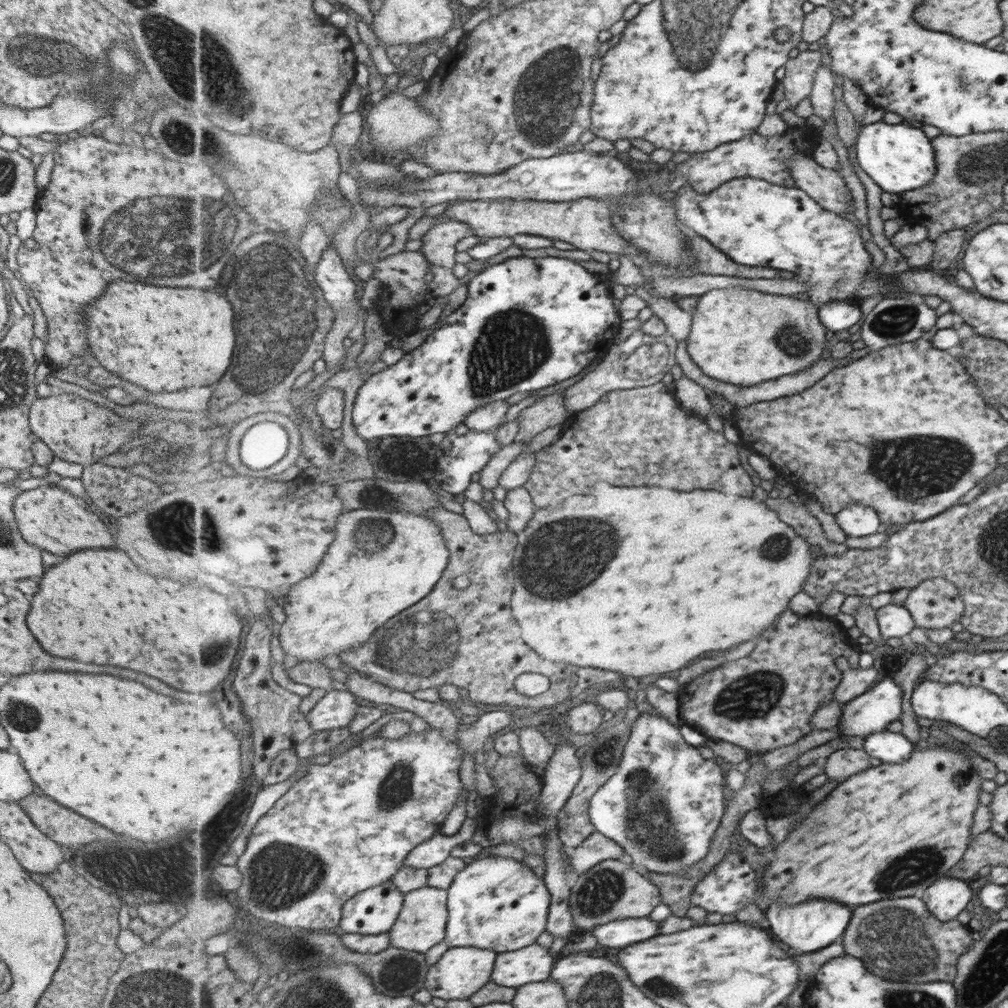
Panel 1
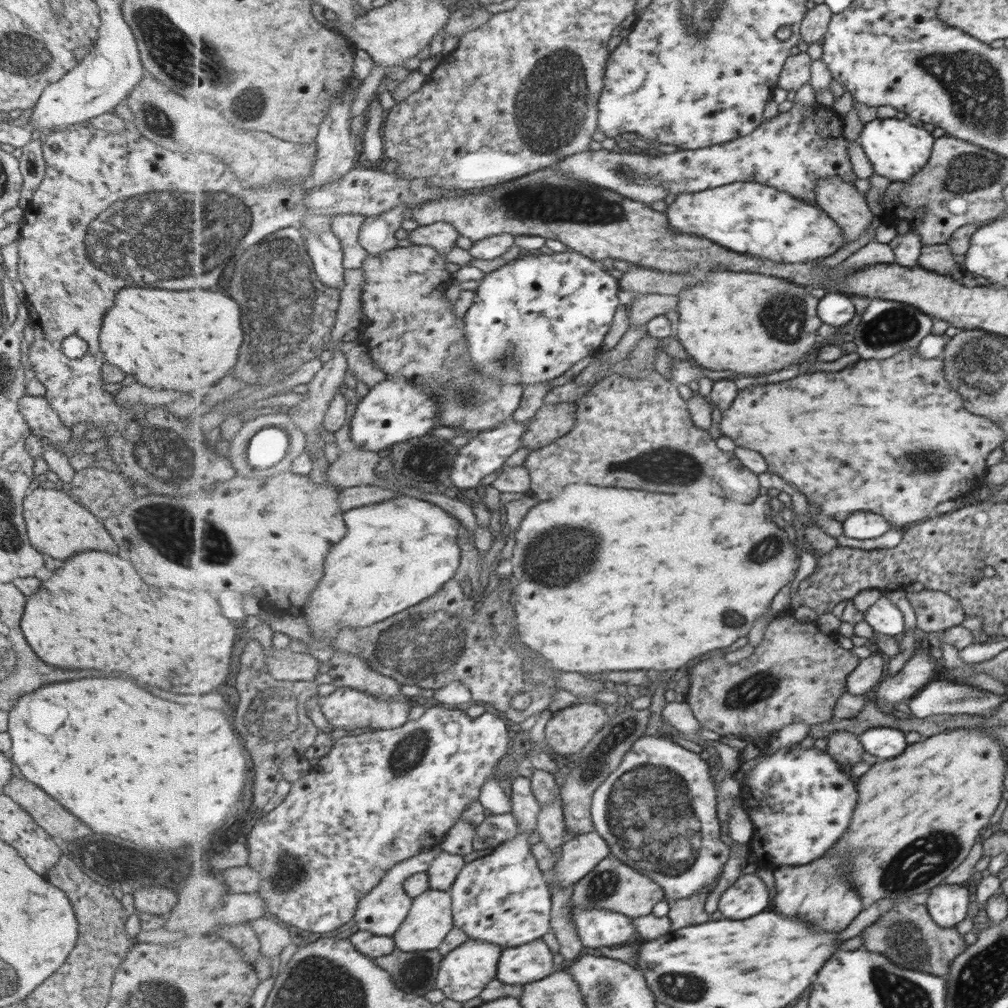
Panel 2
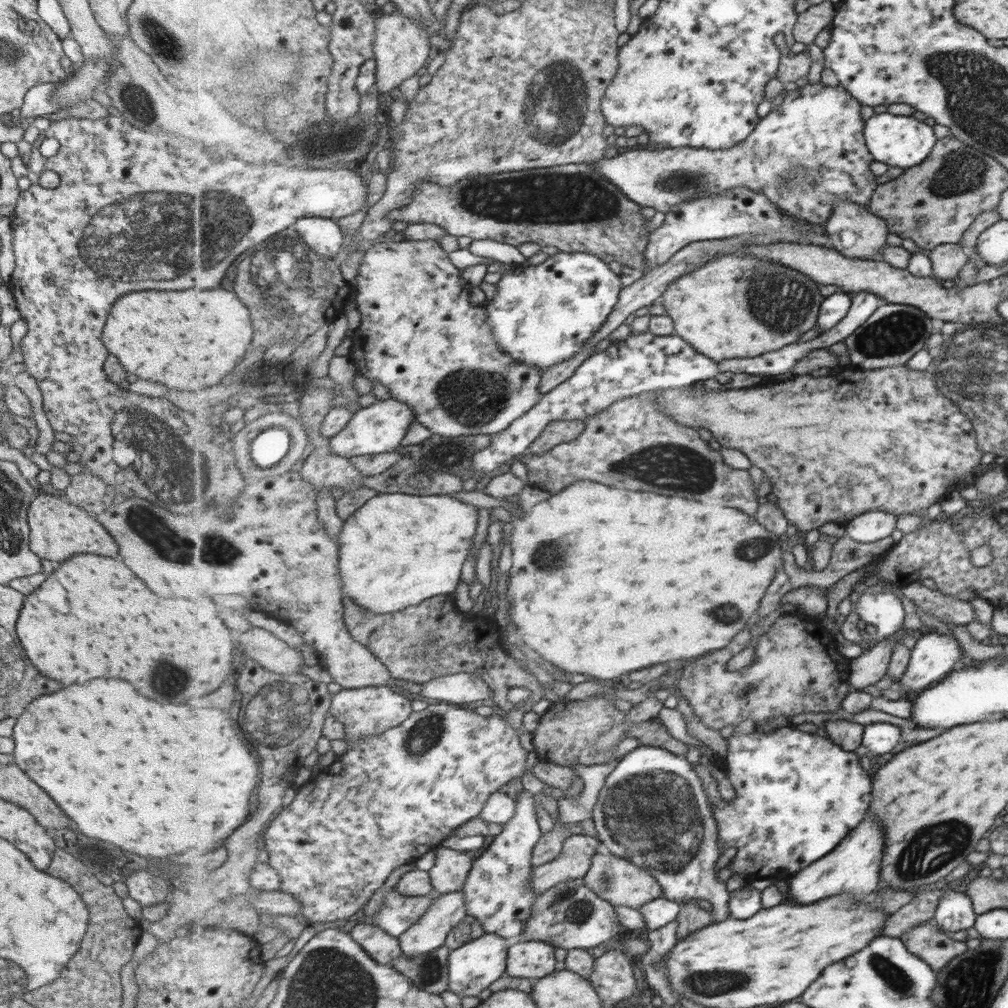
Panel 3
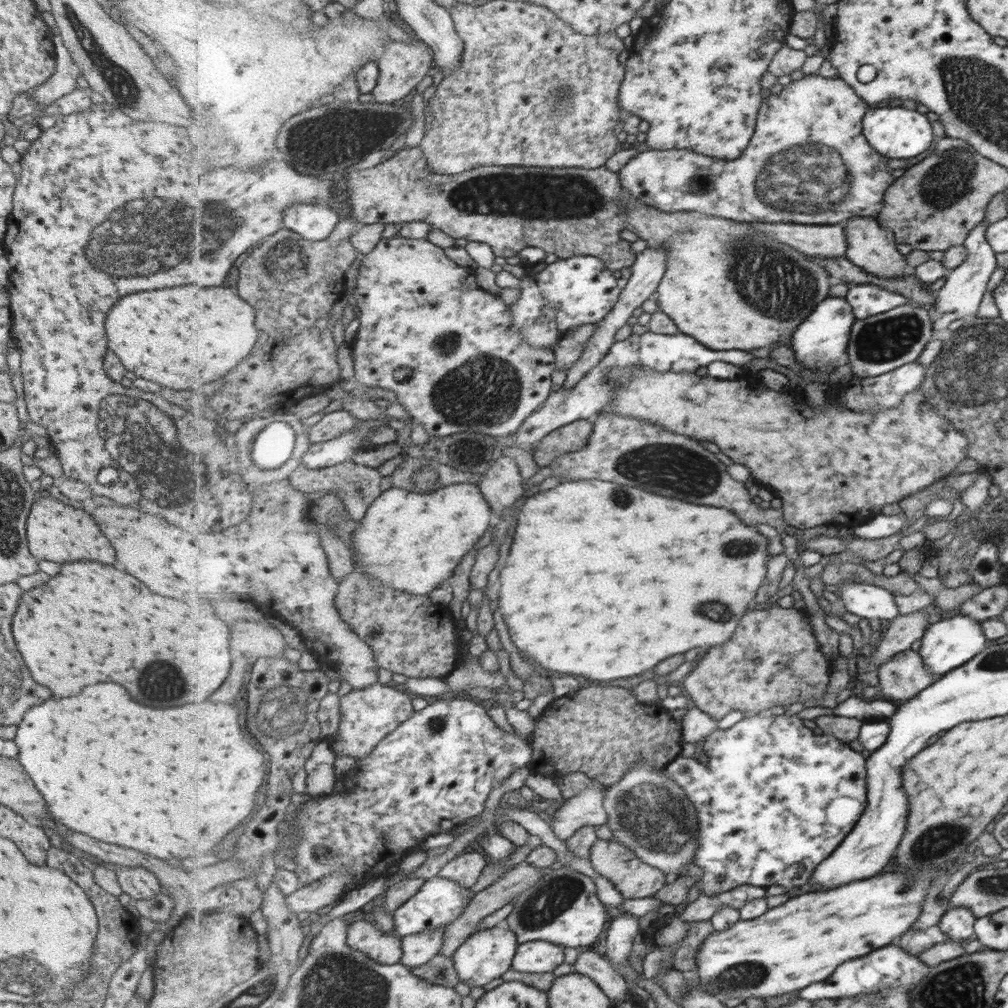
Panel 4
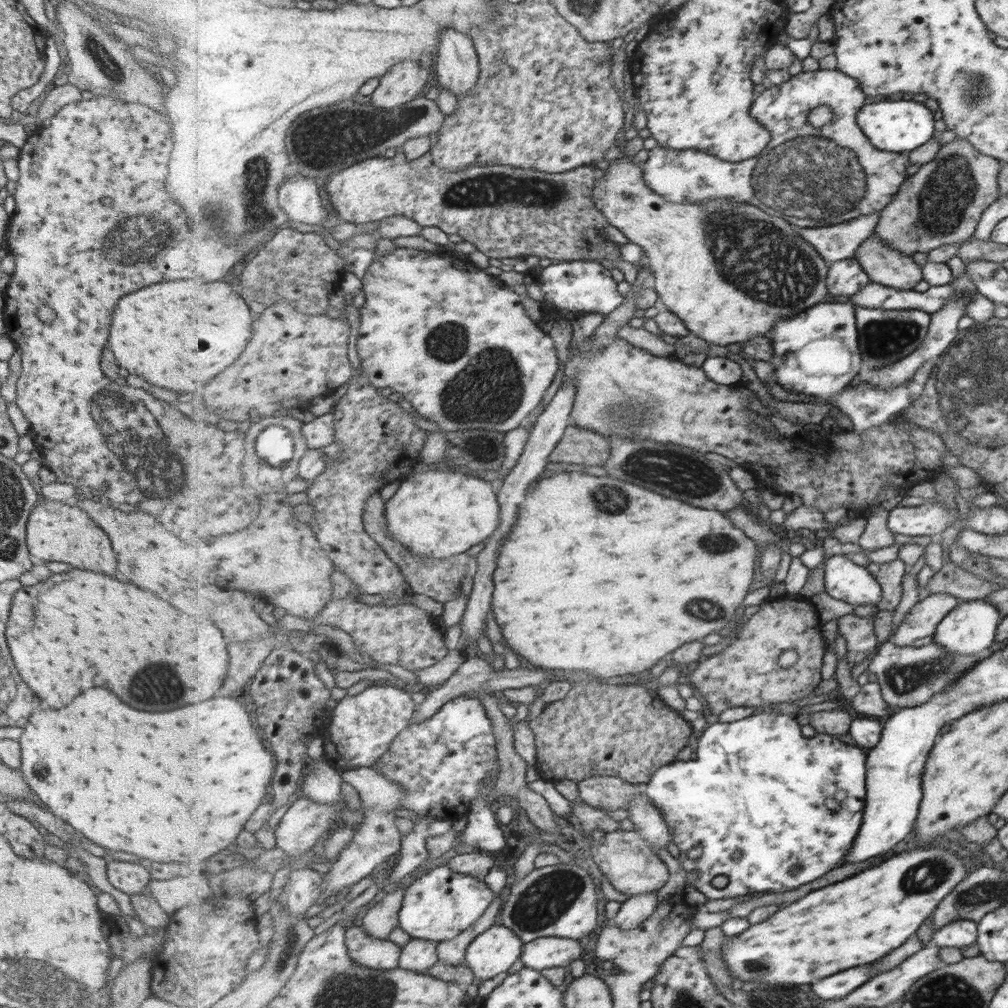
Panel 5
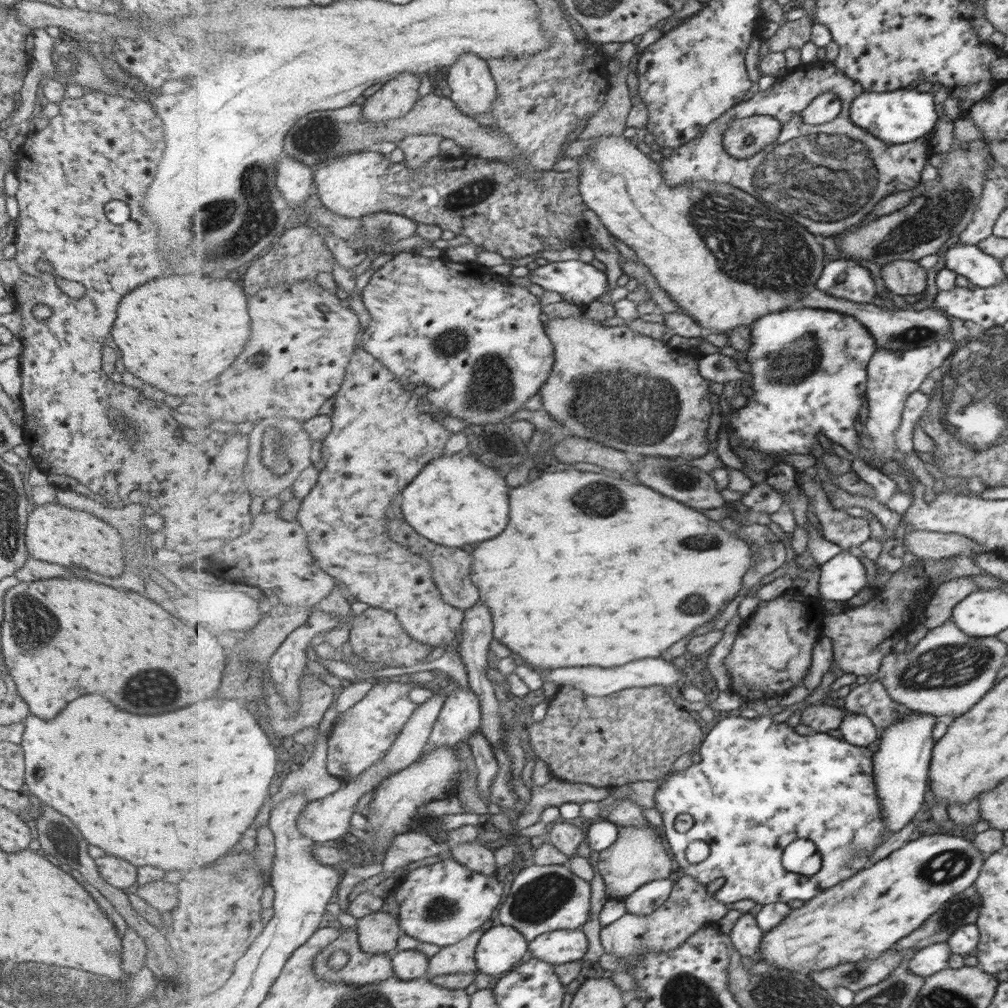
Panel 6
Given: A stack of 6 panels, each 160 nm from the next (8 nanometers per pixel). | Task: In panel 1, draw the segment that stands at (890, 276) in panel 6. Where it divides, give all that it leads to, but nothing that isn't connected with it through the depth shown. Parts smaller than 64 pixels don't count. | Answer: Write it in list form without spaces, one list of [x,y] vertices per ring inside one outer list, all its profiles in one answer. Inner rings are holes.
[[[802,152],[792,160],[793,179],[797,187],[809,193],[823,208],[841,216],[849,216],[851,190],[839,172],[819,166]]]

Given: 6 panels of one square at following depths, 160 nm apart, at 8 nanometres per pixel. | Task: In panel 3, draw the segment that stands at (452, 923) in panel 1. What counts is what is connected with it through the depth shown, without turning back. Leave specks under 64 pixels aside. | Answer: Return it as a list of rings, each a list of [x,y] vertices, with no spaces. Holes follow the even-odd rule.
[[[529,791],[518,795],[520,811],[505,824],[504,830],[494,837],[493,843],[475,861],[475,866],[463,887],[467,914],[474,916],[487,934],[518,941],[523,938],[525,924],[533,912],[538,894],[532,887],[532,854],[544,834],[539,828],[537,804]]]

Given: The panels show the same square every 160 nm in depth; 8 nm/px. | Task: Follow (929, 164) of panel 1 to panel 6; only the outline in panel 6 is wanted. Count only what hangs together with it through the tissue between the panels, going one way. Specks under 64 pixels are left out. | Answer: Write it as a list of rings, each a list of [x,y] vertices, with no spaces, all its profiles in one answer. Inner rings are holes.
[[[899,88],[891,92],[864,92],[849,106],[853,123],[887,145],[912,143],[935,124],[935,106],[927,92]]]

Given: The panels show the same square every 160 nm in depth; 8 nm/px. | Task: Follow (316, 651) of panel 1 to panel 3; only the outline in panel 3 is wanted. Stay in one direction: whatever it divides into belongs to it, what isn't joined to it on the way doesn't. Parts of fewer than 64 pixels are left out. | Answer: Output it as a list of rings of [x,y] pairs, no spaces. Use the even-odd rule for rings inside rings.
[[[385,493],[369,499],[344,521],[338,534],[344,597],[349,597],[371,613],[388,614],[440,595],[452,594],[461,582],[461,568],[479,528],[478,508],[449,495]]]

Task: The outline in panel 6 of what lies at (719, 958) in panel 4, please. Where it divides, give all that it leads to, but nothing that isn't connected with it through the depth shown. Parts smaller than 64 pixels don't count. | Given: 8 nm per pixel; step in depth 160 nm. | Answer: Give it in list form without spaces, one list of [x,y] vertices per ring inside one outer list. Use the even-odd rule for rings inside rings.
[[[931,833],[927,835],[916,835],[912,840],[908,840],[904,846],[893,850],[889,855],[882,860],[875,862],[875,864],[865,868],[864,871],[856,872],[857,876],[853,880],[845,880],[845,884],[837,884],[837,888],[829,888],[827,896],[825,892],[821,896],[817,896],[817,900],[809,900],[803,908],[797,908],[793,910],[781,924],[778,924],[779,928],[774,928],[768,931],[764,931],[764,935],[760,944],[760,960],[768,964],[772,964],[771,968],[787,968],[791,972],[799,972],[799,970],[825,970],[825,968],[833,968],[833,966],[839,966],[839,964],[847,964],[847,962],[857,962],[857,960],[873,960],[877,958],[881,952],[885,950],[891,950],[891,946],[895,946],[895,942],[899,942],[899,938],[903,939],[909,932],[913,932],[915,928],[919,928],[924,920],[932,915],[943,903],[947,903],[949,899],[957,896],[960,892],[963,892],[969,888],[969,884],[973,883],[979,872],[984,868],[984,862],[986,861],[987,853],[981,851],[981,847],[976,845],[973,847],[971,842],[965,841],[963,837],[957,837],[941,833]]]

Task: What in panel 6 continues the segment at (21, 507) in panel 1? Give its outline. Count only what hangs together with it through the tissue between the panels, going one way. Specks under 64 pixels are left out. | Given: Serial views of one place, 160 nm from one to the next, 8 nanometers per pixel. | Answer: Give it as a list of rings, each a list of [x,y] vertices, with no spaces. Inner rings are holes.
[[[54,501],[37,505],[33,512],[27,514],[25,546],[27,552],[41,562],[51,562],[59,566],[79,566],[109,578],[119,576],[123,572],[120,534],[117,529],[87,512],[69,510]]]

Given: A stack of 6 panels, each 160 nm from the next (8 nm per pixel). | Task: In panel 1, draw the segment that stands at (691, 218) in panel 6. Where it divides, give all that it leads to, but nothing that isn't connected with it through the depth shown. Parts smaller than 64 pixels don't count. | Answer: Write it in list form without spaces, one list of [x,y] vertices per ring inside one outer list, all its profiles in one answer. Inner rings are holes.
[[[746,286],[717,288],[700,295],[699,304],[693,312],[692,324],[687,340],[690,358],[705,375],[739,387],[755,386],[767,380],[775,380],[811,368],[821,360],[827,348],[828,328],[821,322],[820,307],[813,301],[761,292],[760,289]]]

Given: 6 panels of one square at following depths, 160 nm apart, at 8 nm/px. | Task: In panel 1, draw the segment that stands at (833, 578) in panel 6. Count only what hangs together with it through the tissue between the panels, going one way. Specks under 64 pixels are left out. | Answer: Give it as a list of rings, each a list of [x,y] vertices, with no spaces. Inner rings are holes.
[[[893,603],[876,610],[875,616],[879,624],[880,636],[884,639],[901,638],[911,633],[913,620],[909,614],[907,609]]]

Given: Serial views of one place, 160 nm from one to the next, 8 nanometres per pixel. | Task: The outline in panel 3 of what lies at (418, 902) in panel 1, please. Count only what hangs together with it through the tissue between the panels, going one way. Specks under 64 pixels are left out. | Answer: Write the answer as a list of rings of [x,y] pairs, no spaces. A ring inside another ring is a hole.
[[[463,891],[442,893],[429,910],[407,932],[398,937],[408,957],[424,955],[441,948],[451,930],[467,916]]]

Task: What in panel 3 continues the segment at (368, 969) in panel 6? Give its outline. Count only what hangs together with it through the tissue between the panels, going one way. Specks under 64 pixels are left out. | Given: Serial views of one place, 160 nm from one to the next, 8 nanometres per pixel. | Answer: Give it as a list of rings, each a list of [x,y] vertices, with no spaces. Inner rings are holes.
[[[360,922],[349,933],[381,964],[391,964],[392,960],[404,954],[398,937],[391,936],[380,926]]]

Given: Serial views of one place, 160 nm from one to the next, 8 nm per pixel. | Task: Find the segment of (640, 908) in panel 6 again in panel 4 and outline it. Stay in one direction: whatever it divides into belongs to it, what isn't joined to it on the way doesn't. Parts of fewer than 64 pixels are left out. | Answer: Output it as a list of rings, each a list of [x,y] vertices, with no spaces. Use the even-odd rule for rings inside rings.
[[[623,912],[620,917],[615,918],[610,923],[605,957],[615,966],[628,962],[635,936],[639,933],[642,933],[640,917]]]

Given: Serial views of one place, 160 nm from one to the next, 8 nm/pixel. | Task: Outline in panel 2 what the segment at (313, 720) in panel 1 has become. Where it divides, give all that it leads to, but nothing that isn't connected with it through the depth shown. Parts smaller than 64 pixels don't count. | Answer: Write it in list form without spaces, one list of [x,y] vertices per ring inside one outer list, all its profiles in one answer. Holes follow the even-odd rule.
[[[339,687],[320,702],[323,715],[333,728],[352,730],[356,728],[373,728],[379,731],[400,728],[409,723],[409,710],[412,704],[400,698],[384,699],[372,693],[353,688]]]

